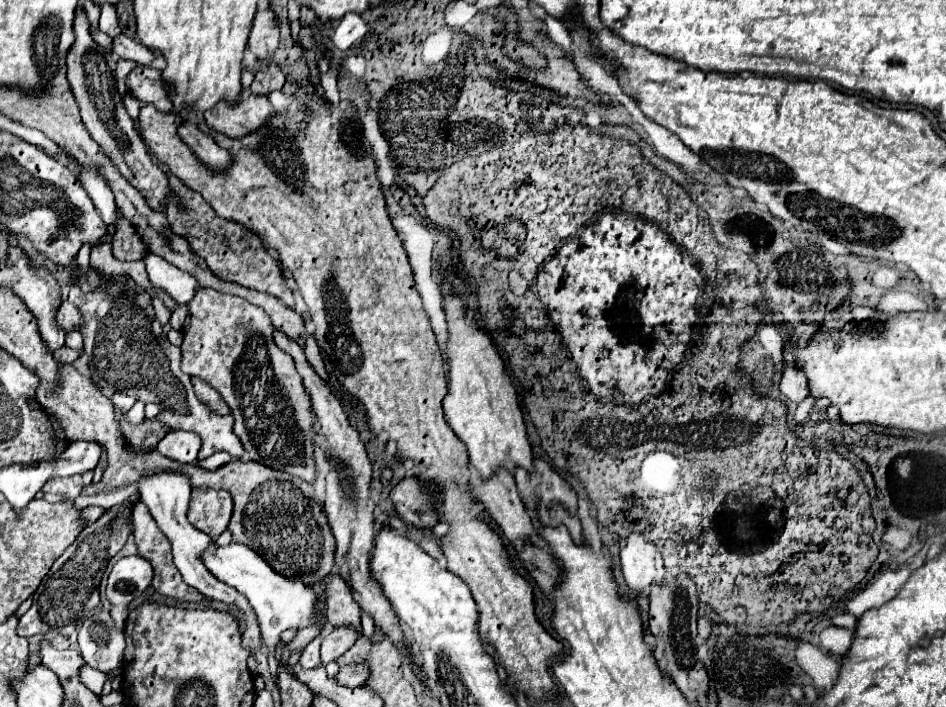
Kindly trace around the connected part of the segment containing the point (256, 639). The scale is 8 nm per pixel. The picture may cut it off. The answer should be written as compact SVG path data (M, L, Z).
M160 472L160 474L152 474L148 478L142 478L140 480L140 500L150 508L150 514L152 518L156 520L158 528L164 532L164 536L170 540L172 544L172 554L174 554L174 564L176 568L180 570L184 582L188 586L194 586L198 592L202 592L204 596L212 598L212 600L220 600L224 604L232 604L236 606L242 614L244 614L244 624L246 624L246 630L242 634L242 646L246 650L250 650L250 654L256 652L256 648L260 648L260 628L258 628L258 620L256 620L256 614L252 612L252 606L248 604L248 600L244 596L240 596L240 592L236 592L232 586L216 580L208 568L204 566L202 562L202 554L204 550L208 550L208 546L212 544L212 538L204 532L200 532L198 528L194 528L188 518L186 518L186 512L188 512L188 506L190 506L190 484L188 480L184 480L184 476L176 476L176 474L170 474L170 472Z

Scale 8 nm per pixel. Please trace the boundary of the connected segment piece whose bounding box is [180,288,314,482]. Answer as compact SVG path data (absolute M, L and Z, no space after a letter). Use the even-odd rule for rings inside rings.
M198 288L196 298L192 298L187 303L188 313L184 325L184 338L183 343L180 346L182 352L182 372L190 374L190 376L198 376L202 380L206 380L214 390L220 392L220 396L226 400L226 404L230 406L232 410L232 416L236 418L234 422L234 432L236 436L240 438L240 442L244 444L244 450L248 452L250 460L258 460L262 464L268 464L270 468L278 468L282 472L288 472L292 476L300 476L304 478L306 482L314 482L314 456L312 456L312 404L308 400L308 394L304 392L304 386L302 386L302 380L294 368L294 360L292 356L288 356L286 352L282 352L280 348L276 348L276 344L272 344L272 332L274 332L274 326L270 324L266 312L250 302L246 302L244 298L238 298L238 296L230 296L230 294L222 294L222 292L216 292L216 290L210 290L210 288Z

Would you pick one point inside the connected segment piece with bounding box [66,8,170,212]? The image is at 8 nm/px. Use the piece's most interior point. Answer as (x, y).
(91, 72)

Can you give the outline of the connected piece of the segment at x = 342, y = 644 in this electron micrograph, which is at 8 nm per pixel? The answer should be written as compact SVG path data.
M340 626L328 634L322 636L322 658L320 666L326 666L328 662L334 662L338 656L342 656L346 650L350 650L360 634L350 626Z

